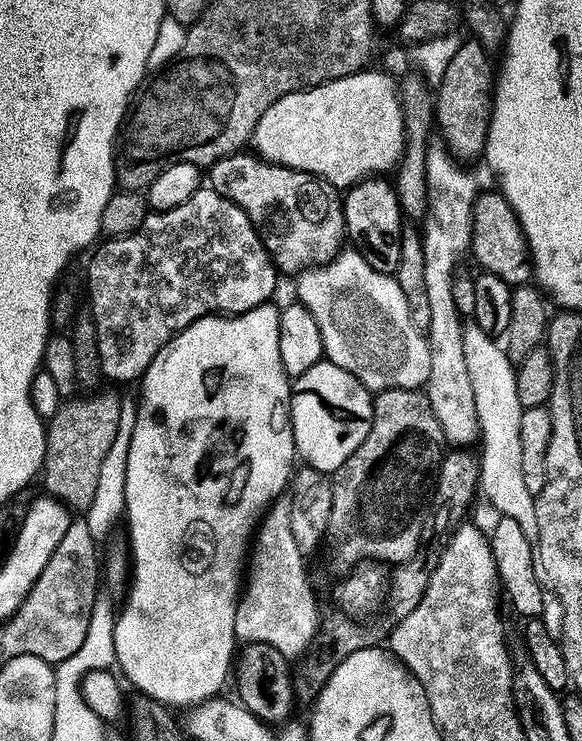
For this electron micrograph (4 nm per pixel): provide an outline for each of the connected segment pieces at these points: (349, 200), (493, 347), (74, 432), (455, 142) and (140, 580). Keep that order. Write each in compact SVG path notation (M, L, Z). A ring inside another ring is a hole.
M388 178L359 180L343 193L344 227L349 241L353 240L359 253L371 265L386 266L400 260L400 248L396 245L396 235L400 232L402 200L397 189Z
M475 322L463 325L462 354L466 354L466 374L470 374L470 386L474 386L474 406L478 410L480 435L478 437L480 482L479 495L485 496L500 516L509 516L522 526L526 538L538 545L538 518L536 497L524 480L522 470L522 414L524 408L518 398L516 368L510 362L507 351L496 345L493 337L485 334Z
M99 392L86 394L90 396L84 396L81 400L65 399L46 428L42 476L44 472L44 484L49 489L45 489L72 510L87 510L94 501L102 460L118 430L120 397L116 392ZM68 440L76 444L68 444Z
M475 38L465 39L459 46L454 58L451 59L440 83L435 85L436 100L434 99L434 124L440 127L439 139L445 148L452 153L453 160L480 160L484 143L488 141L488 123L492 117L492 97L494 95L494 60L488 56Z
M272 302L259 304L249 312L232 314L227 318L220 314L198 318L193 324L182 329L152 359L138 388L139 408L132 441L129 444L129 456L126 458L123 509L126 519L128 518L128 544L132 547L132 585L128 588L124 609L116 612L114 650L116 664L124 671L123 679L128 679L136 687L137 693L149 696L151 700L156 700L172 710L188 710L204 700L213 699L219 693L216 691L227 680L229 683L230 673L234 668L234 657L238 652L236 606L242 595L242 581L246 576L250 545L253 543L258 525L271 509L268 507L283 492L285 495L298 460L292 433L292 412L288 408L288 402L292 398L292 385L288 373L282 366L278 350L281 309L275 308L274 305Z

